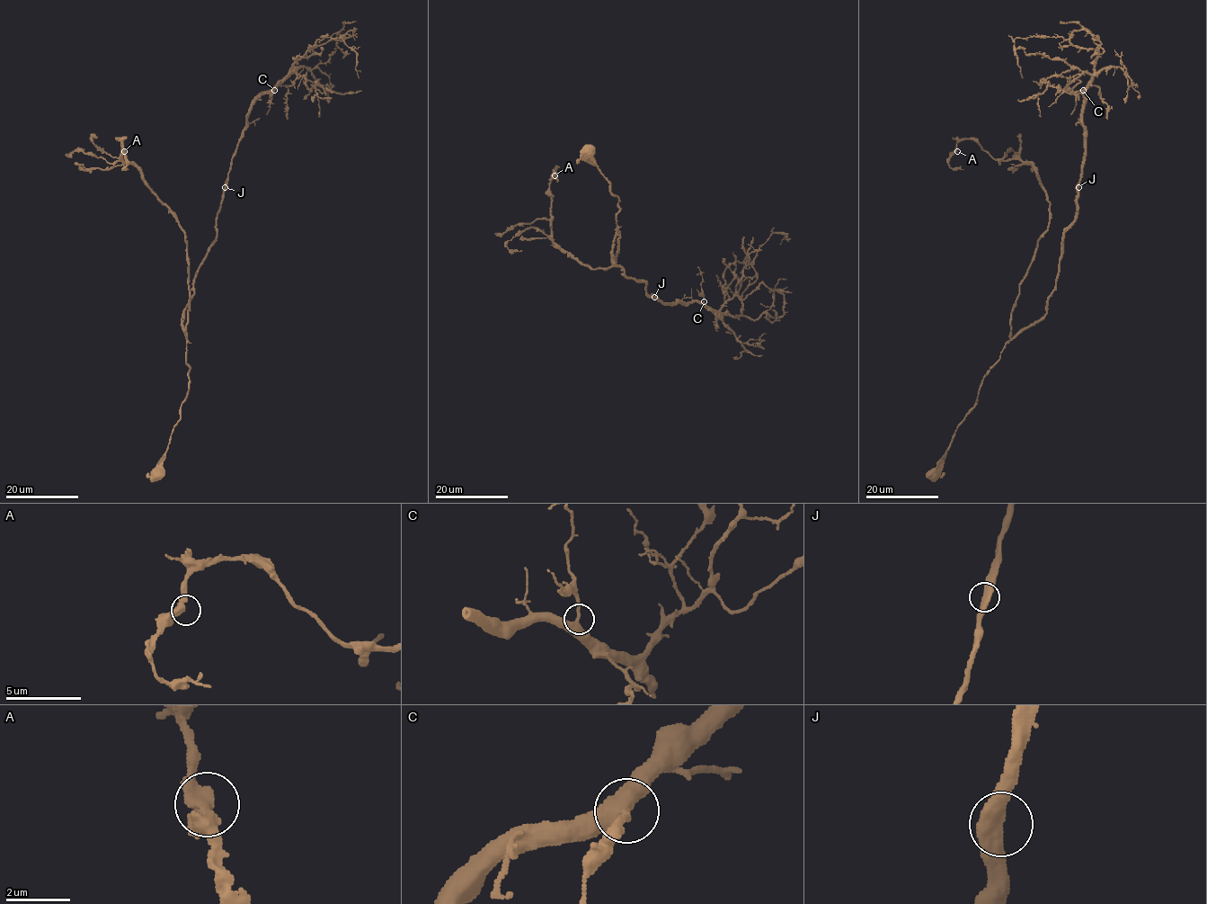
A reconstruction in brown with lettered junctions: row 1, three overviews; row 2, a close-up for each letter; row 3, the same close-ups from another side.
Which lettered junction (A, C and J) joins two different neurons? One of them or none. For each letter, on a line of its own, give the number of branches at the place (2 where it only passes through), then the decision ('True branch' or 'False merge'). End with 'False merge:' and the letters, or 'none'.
A: Branches: 2. True branch
C: Branches: 2. True branch
J: Branches: 2. True branch
False merge: none

